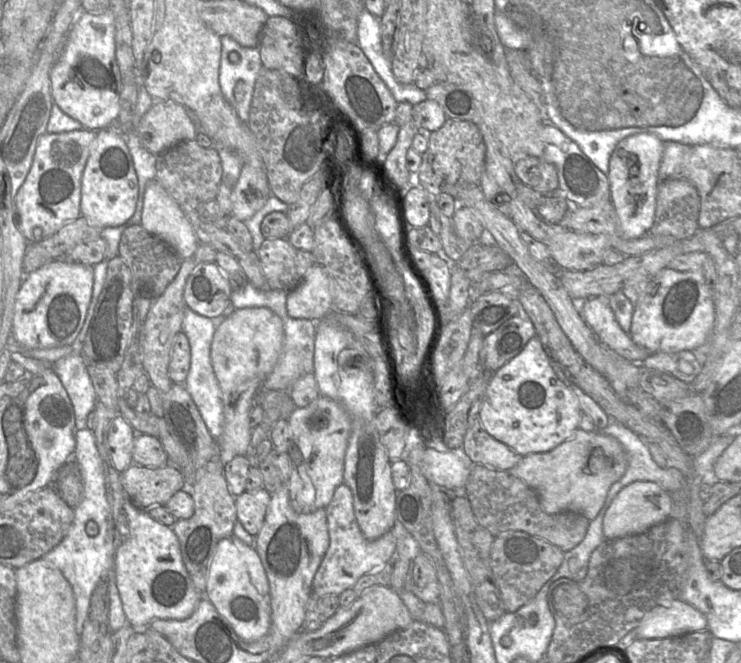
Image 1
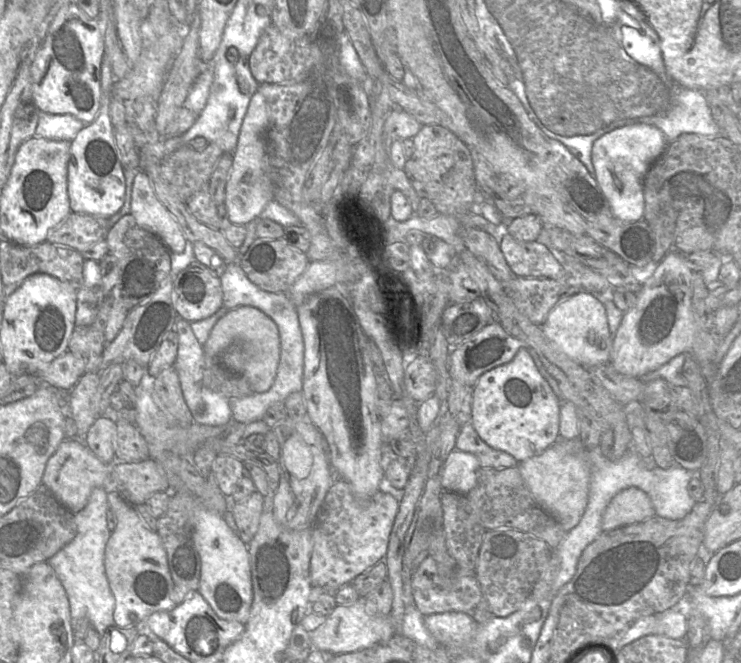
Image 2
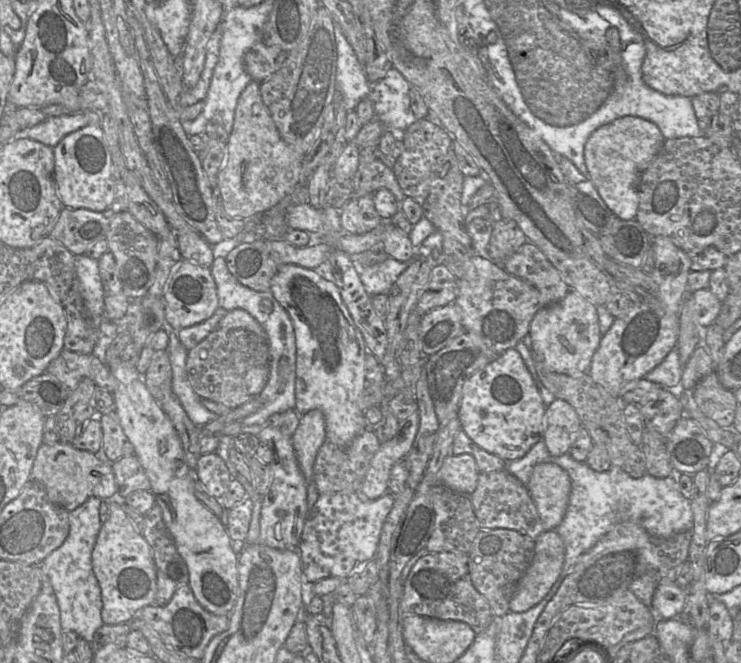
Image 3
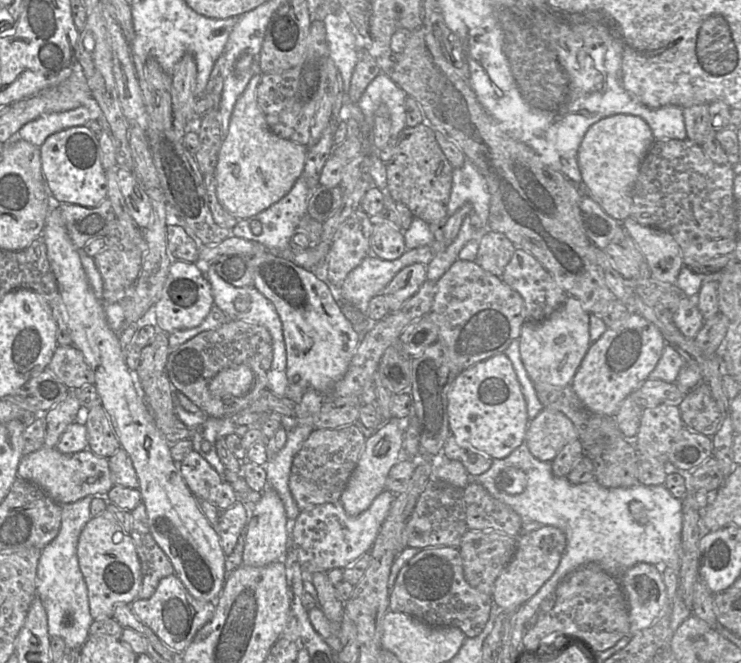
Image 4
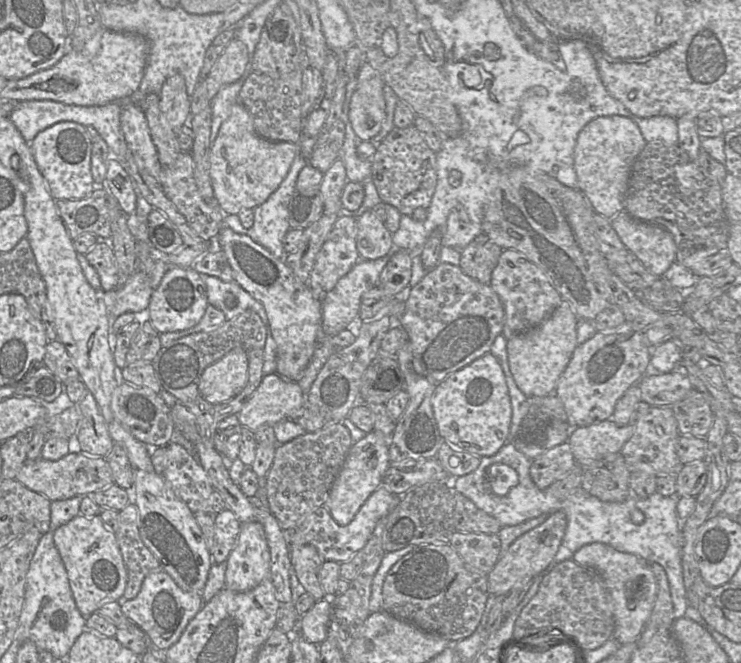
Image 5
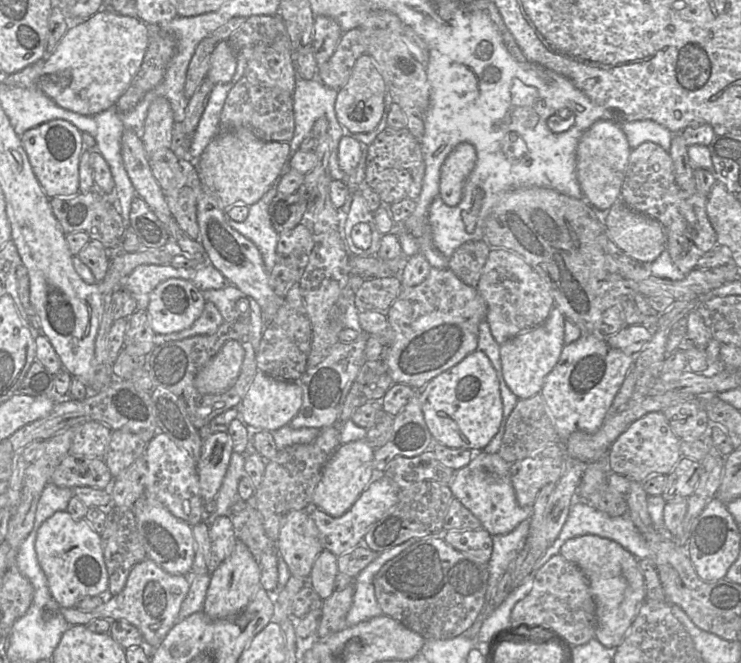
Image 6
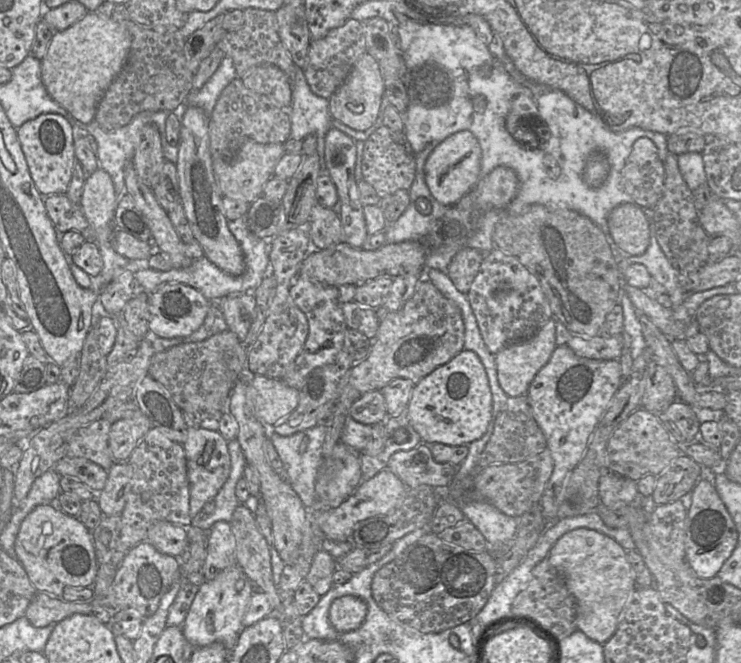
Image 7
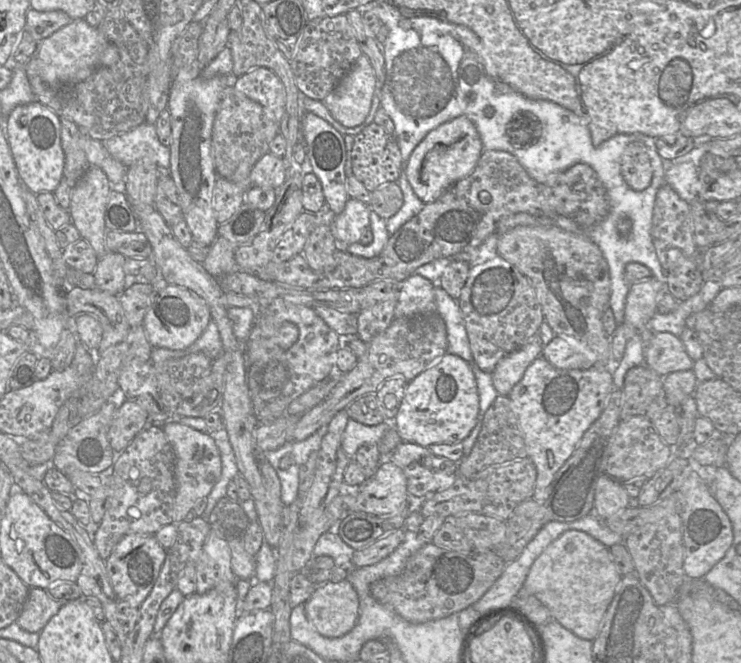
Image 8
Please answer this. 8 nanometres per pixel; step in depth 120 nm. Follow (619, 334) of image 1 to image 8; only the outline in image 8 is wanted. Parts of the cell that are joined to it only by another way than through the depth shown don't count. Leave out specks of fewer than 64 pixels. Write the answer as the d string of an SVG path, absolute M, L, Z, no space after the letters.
M536 333L526 345L502 358L492 373L493 385L501 396L508 396L523 378L529 365L541 356L544 345Z

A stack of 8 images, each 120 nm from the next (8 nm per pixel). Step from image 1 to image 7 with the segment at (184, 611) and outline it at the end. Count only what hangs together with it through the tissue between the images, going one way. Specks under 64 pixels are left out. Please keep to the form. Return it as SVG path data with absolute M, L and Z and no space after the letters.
M52 505L35 507L21 522L14 550L37 592L61 597L65 587L91 587L97 573L92 531L77 518Z

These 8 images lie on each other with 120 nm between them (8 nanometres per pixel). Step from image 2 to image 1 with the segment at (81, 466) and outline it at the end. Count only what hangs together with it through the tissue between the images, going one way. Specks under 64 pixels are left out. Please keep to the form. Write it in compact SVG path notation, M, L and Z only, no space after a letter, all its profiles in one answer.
M74 459L68 460L56 473L53 486L64 502L75 509L83 494L81 472Z

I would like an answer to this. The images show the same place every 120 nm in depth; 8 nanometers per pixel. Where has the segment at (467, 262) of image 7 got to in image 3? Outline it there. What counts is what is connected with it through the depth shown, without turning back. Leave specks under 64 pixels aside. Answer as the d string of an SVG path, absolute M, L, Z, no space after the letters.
M500 219L493 225L487 247L488 257L496 264L504 264L526 242L525 234L515 221Z

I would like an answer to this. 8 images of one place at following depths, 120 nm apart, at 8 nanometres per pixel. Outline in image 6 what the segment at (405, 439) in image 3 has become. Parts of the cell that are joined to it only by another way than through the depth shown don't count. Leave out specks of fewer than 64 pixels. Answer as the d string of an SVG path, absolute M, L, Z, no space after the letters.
M367 440L341 444L326 463L314 493L313 503L330 516L340 517L346 513L368 484L384 475L373 467L374 449Z

